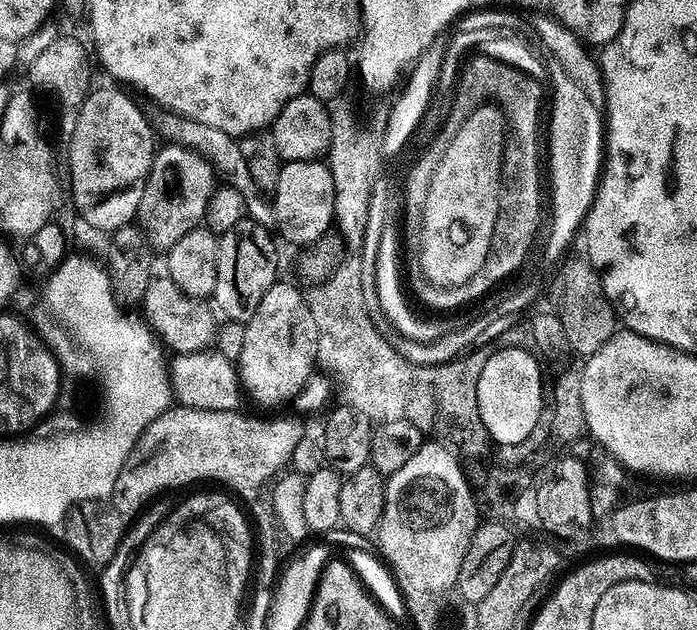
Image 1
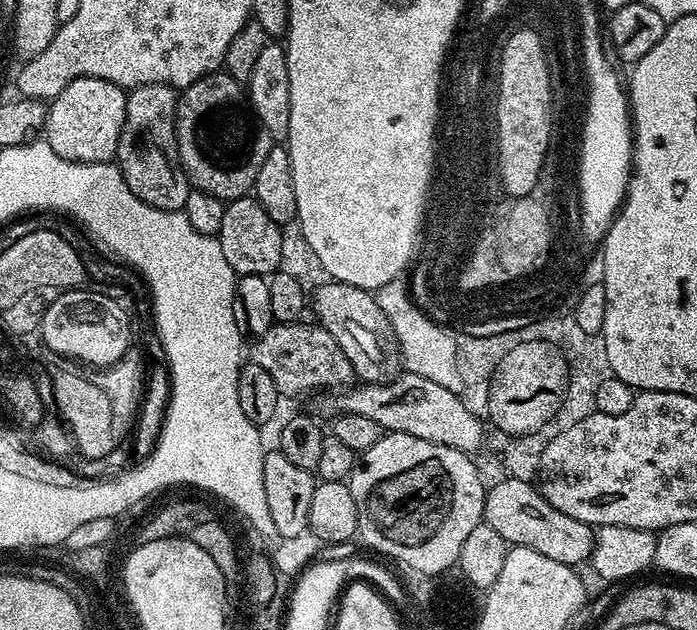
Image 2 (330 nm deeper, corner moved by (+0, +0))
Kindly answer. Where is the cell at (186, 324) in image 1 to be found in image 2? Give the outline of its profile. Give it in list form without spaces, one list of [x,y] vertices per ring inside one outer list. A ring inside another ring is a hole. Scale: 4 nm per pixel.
[[[273,323],[272,328],[253,343],[256,345],[252,348],[251,363],[262,366],[262,370],[270,373],[270,378],[274,378],[274,386],[278,386],[284,398],[308,396],[323,388],[347,389],[357,379],[350,358],[342,354],[342,346],[338,346],[338,342],[334,342],[334,338],[330,338],[330,334],[319,323],[304,323]]]

